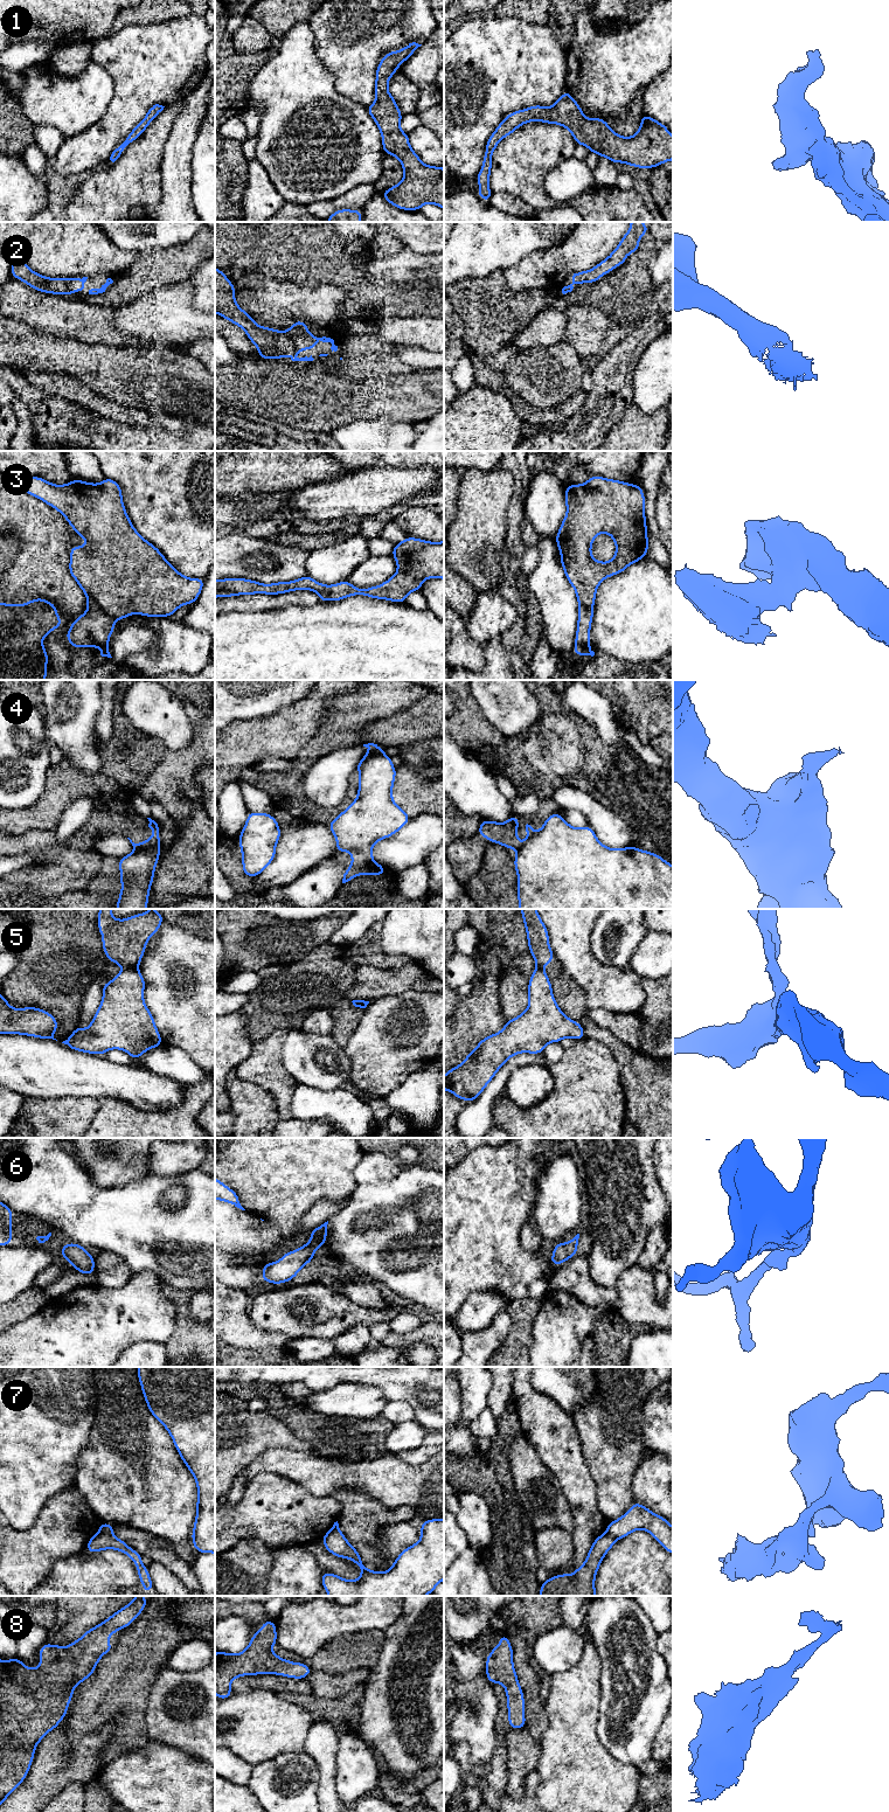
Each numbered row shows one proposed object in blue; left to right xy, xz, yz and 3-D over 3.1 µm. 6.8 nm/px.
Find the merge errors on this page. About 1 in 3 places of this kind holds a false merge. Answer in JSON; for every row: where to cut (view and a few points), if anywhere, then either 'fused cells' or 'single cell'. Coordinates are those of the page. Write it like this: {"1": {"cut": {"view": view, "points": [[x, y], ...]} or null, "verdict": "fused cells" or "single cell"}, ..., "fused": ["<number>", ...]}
{"1": {"cut": null, "verdict": "single cell"}, "2": {"cut": null, "verdict": "single cell"}, "3": {"cut": {"view": "xy", "points": [[87, 594], [115, 619]]}, "verdict": "fused cells"}, "4": {"cut": {"view": "xy", "points": [[159, 842], [134, 849]]}, "verdict": "fused cells"}, "5": {"cut": {"view": "xy", "points": [[137, 966], [126, 969]]}, "verdict": "fused cells"}, "6": {"cut": null, "verdict": "single cell"}, "7": {"cut": {"view": "xy", "points": [[98, 1532], [111, 1534]]}, "verdict": "fused cells"}, "8": {"cut": null, "verdict": "single cell"}, "fused": ["3", "4", "5", "7"]}

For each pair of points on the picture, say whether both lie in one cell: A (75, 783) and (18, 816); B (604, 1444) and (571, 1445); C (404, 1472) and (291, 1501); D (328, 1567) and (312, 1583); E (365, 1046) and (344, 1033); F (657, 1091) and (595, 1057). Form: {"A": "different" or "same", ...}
{"A": "same", "B": "different", "C": "different", "D": "different", "E": "different", "F": "different"}

